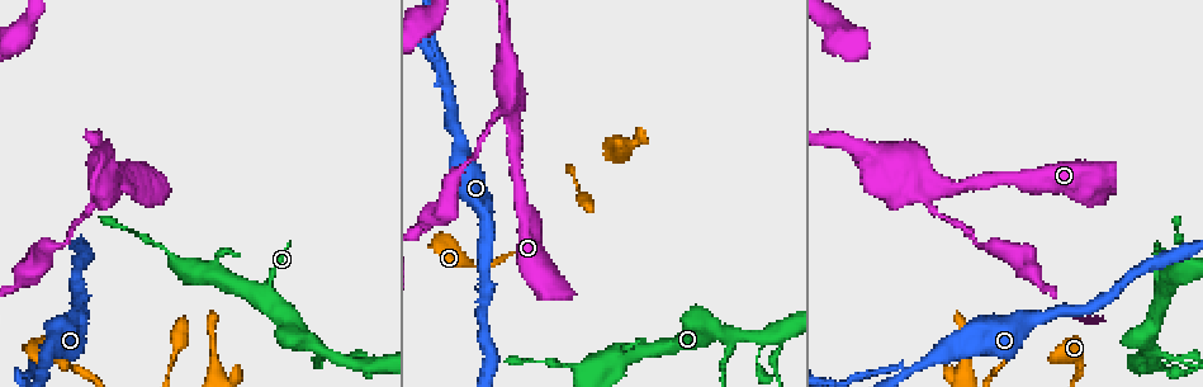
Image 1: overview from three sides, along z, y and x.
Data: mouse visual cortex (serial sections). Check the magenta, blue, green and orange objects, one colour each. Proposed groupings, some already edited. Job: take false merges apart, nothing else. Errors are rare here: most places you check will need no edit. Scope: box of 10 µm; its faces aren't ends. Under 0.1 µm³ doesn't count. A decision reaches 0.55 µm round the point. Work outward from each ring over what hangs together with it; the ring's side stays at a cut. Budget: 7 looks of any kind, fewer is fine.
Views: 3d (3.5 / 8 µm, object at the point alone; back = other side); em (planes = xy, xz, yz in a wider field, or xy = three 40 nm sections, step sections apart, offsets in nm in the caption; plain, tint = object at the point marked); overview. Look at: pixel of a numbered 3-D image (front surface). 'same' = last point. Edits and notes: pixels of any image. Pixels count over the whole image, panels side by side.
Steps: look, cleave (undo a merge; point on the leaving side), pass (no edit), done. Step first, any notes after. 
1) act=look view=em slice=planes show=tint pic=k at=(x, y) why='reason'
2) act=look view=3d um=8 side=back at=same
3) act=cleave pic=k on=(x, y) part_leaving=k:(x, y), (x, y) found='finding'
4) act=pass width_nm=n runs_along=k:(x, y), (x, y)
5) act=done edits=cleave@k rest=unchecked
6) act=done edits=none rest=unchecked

act=look view=3d um=3.5 pic=1 at=(106, 192) why='sudden change in width'

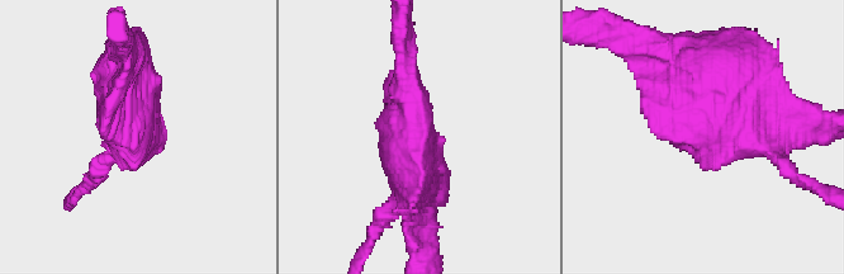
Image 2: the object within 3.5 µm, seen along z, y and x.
act=look view=em slice=xy step=2 show=tint pic=2 at=(714, 133) why='shape alone is not enough'

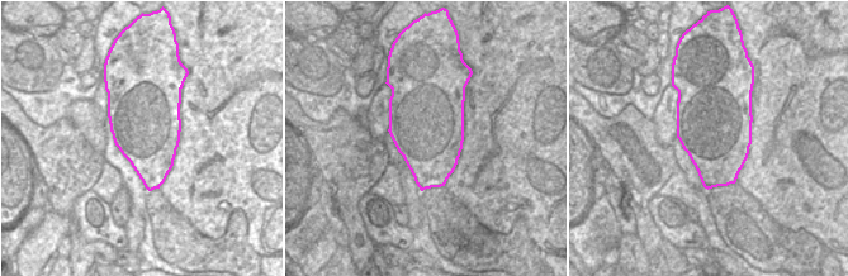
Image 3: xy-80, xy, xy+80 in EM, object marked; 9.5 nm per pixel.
act=pass runs_along=2:(768, 114), (752, 154) found='all the same cell'

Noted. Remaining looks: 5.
act=look view=3d um=3.5 pic=1 at=(37, 374) why='arms part here'

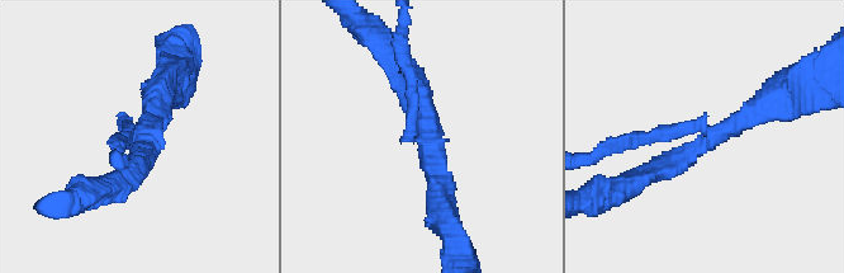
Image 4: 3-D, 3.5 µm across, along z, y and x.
act=look view=em slice=xy step=3 show=tint pic=4 at=(714, 135) arms=3 arm_widths_nm=150,300,350 why='now the EM'

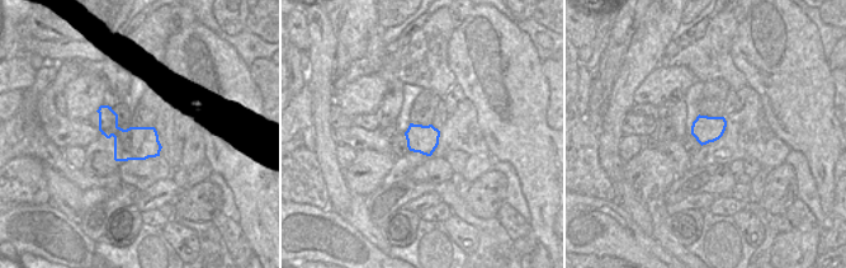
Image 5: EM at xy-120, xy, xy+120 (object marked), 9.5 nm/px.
act=pass runs_along=4:(780, 95), (644, 178) found='one cell here'

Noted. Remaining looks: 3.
act=look view=3d um=3.5 side=back pic=1 at=(79, 368) why='thick turns thin'

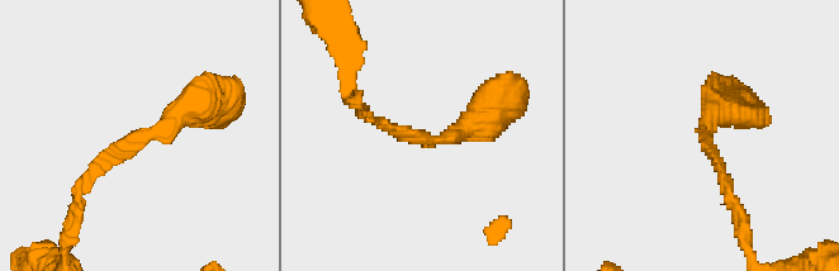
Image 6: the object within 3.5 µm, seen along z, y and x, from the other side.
act=look view=em slice=xy step=5 show=tint pic=6 at=(703, 135) arm_widths_nm=150,350 why='need the tissue'

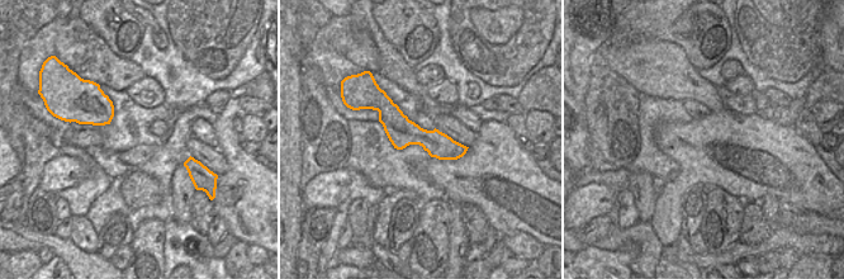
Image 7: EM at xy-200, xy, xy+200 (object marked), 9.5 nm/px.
act=pass runs_along=7:(377, 107), (406, 132), (463, 150) found='one cell here'

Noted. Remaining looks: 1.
act=done edits=none rest=unchecked

